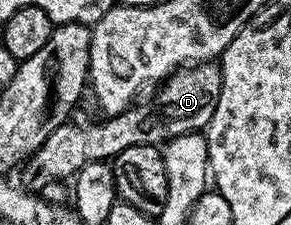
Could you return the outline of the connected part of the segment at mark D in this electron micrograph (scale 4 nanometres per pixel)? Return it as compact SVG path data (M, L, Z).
M215 62L193 63L173 71L156 89L156 96L149 103L137 102L121 115L107 116L103 120L105 123L80 124L69 121L54 129L54 133L50 133L50 137L46 137L46 141L42 141L40 148L29 155L23 164L23 186L33 193L40 193L43 187L50 186L55 179L71 180L82 169L82 165L99 159L115 160L118 153L134 145L154 147L168 143L179 135L203 132L210 117L214 117L214 105L218 105L222 77Z

